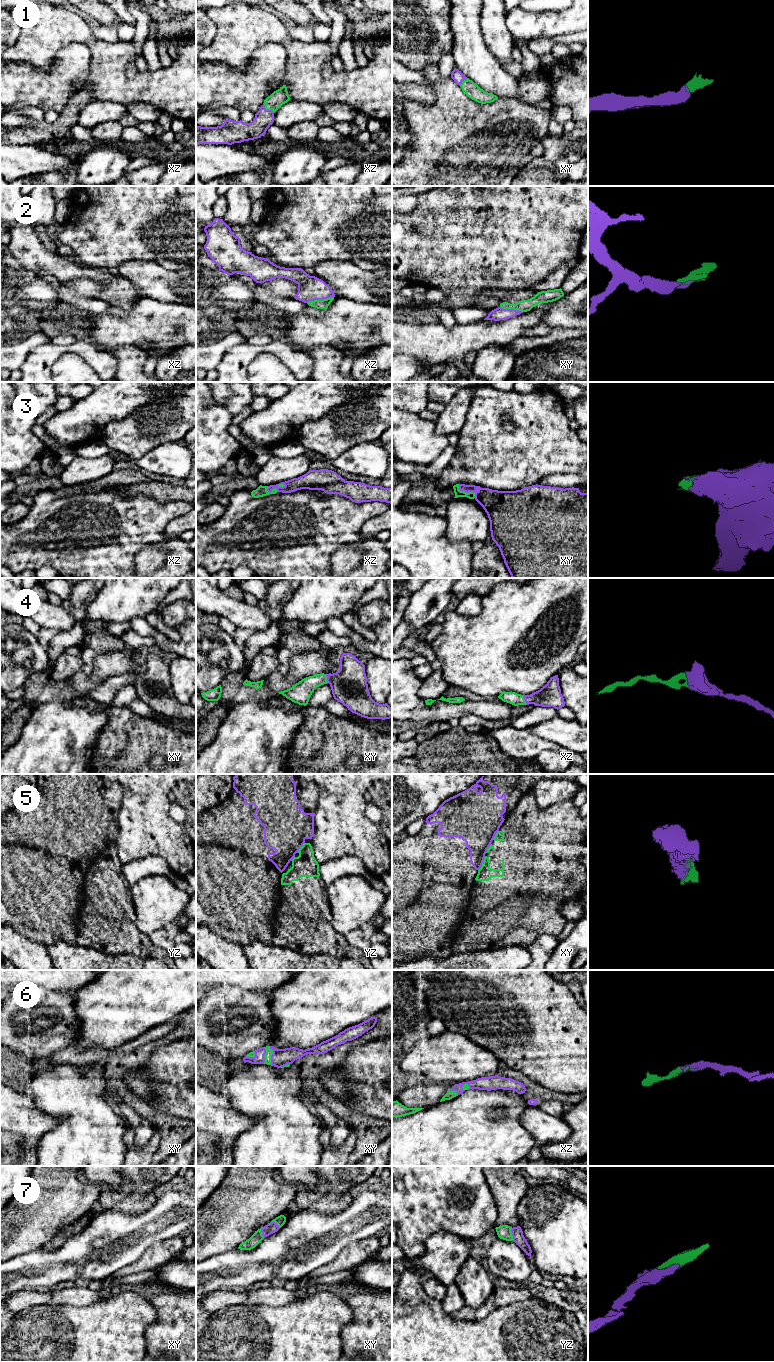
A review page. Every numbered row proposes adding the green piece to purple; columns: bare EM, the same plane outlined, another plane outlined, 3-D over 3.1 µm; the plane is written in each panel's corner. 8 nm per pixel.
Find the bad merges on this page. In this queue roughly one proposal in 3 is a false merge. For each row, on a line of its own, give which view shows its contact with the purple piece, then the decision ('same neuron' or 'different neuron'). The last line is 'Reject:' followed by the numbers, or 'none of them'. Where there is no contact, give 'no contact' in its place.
1: contact in xz; same neuron
2: contact in xz; same neuron
3: contact in xy; same neuron
4: contact in xz; same neuron
5: contact in xy; different neuron
6: contact in xy; same neuron
7: contact in yz; same neuron
Reject: 5

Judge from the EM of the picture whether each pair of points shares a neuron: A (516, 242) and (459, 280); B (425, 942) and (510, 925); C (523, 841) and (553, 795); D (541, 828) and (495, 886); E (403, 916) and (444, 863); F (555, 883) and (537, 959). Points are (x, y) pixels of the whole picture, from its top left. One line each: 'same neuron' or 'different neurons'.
A: same neuron
B: different neurons
C: different neurons
D: same neuron
E: same neuron
F: different neurons

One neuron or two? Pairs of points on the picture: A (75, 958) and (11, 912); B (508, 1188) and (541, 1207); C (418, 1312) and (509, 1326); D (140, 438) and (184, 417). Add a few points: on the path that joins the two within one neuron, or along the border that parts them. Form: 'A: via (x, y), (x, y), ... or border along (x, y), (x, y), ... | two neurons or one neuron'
A: border along (53, 942), (65, 941), (75, 944) | two neurons
B: border along (528, 1187), (517, 1207), (518, 1219) | two neurons
C: via (441, 1330), (486, 1330) | one neuron
D: via (151, 427), (157, 422), (173, 417) | one neuron

